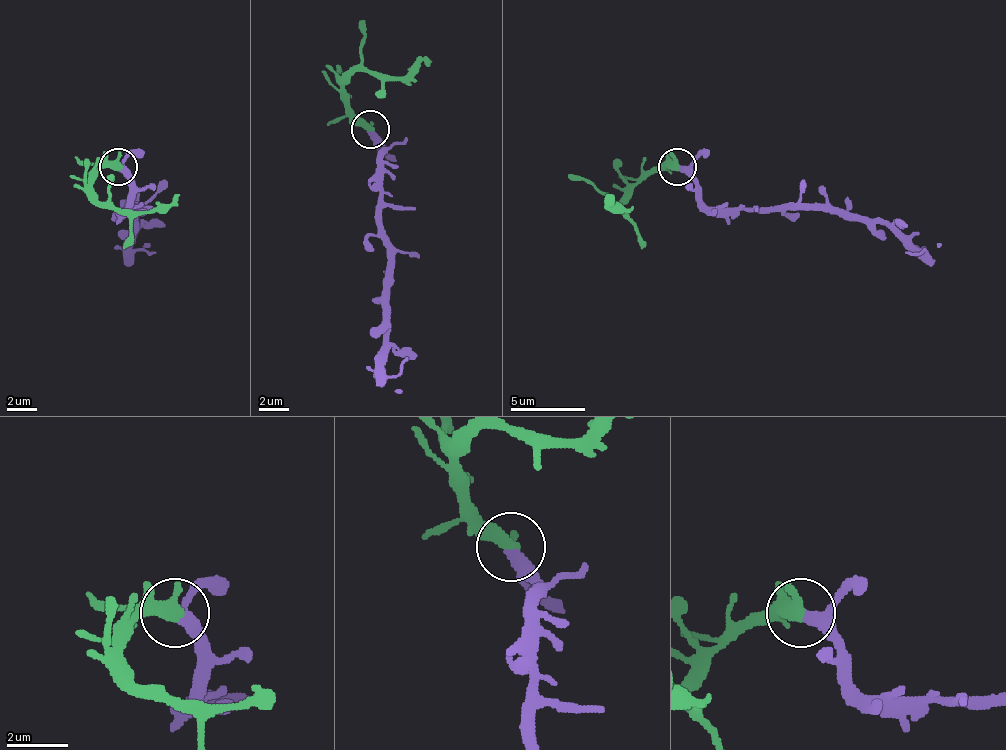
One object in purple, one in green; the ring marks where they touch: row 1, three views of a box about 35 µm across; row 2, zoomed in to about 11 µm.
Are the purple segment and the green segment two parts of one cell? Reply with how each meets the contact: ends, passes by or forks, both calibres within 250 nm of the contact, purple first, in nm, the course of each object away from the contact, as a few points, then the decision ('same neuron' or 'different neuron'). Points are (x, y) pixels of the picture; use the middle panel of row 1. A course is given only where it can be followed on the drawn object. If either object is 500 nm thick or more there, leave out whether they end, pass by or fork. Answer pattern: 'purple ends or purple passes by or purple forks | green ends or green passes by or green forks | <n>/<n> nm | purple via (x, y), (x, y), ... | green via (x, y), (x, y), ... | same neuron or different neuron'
320/550 nm | purple via (371, 130), (382, 149), (386, 369), (390, 377), (408, 358) | green via (371, 130), (348, 104), (345, 81), (356, 70), (408, 78), (431, 59) | same neuron

